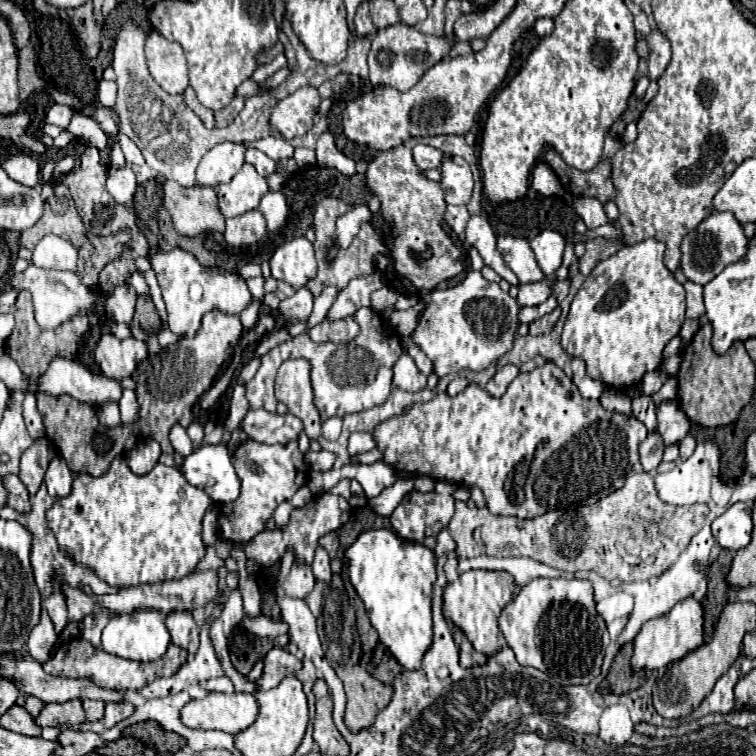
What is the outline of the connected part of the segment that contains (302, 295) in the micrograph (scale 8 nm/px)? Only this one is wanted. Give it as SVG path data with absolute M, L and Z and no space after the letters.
M300 288L292 298L284 298L280 302L280 312L292 322L300 322L312 314L312 304L314 304L314 294L308 288Z

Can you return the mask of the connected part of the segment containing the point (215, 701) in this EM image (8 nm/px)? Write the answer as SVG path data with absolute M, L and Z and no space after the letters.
M210 692L202 700L192 700L180 710L184 726L194 730L222 730L238 734L254 724L258 704L252 694Z

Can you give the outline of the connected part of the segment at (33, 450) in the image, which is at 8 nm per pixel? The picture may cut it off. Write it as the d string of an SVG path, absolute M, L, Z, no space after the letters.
M38 438L24 454L20 462L20 480L26 484L28 492L34 496L44 482L46 468L50 460L56 456L54 446L48 438Z

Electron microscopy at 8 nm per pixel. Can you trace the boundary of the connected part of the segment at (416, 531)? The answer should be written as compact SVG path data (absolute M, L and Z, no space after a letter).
M438 480L436 488L432 492L418 492L418 490L408 492L390 516L390 524L392 524L394 532L398 536L402 536L404 540L414 540L414 542L422 542L426 536L438 534L442 528L448 526L448 522L454 514L454 492L456 492L456 488L458 486L452 482Z

